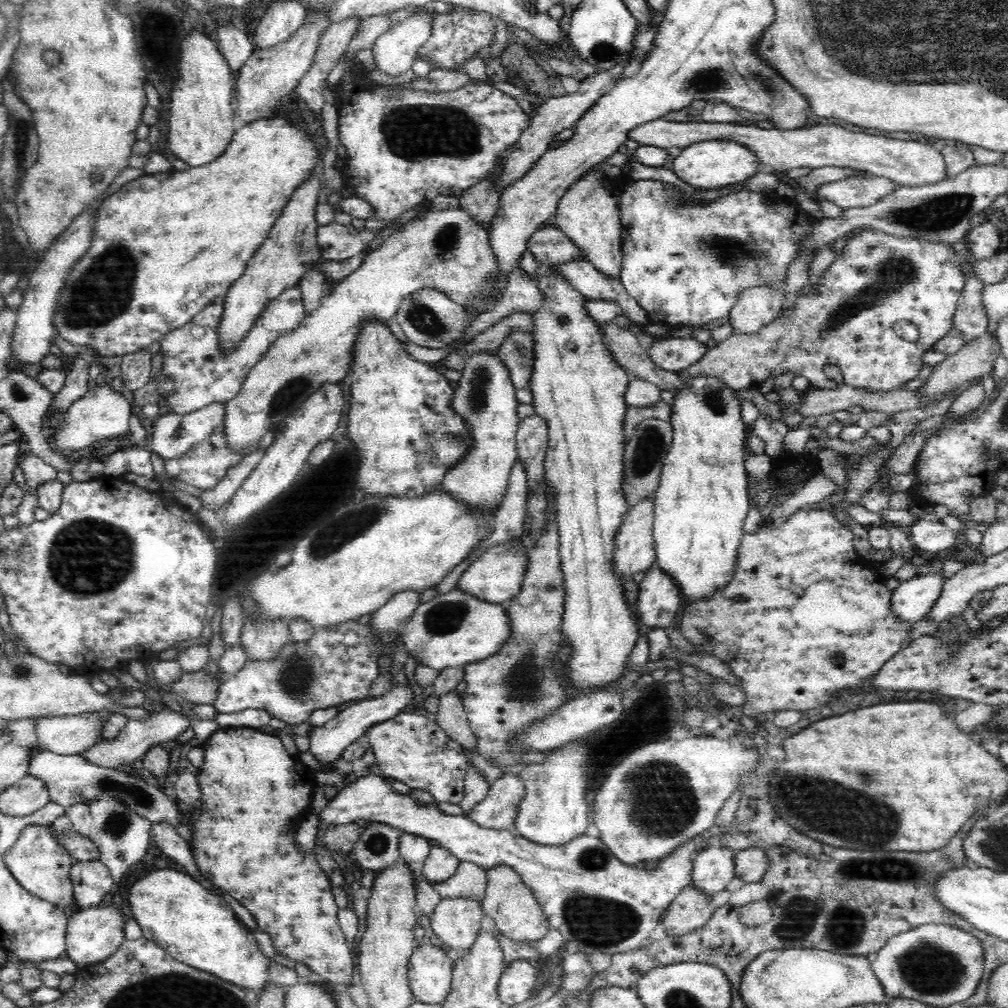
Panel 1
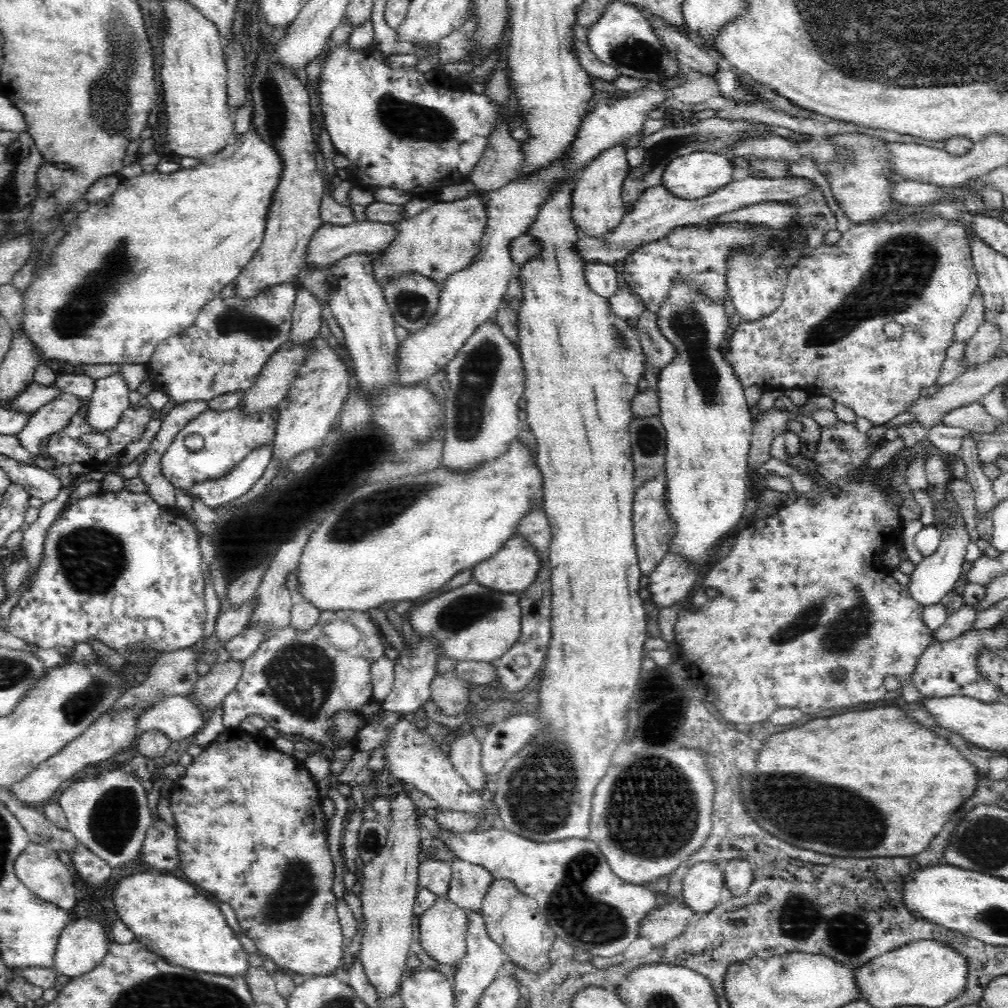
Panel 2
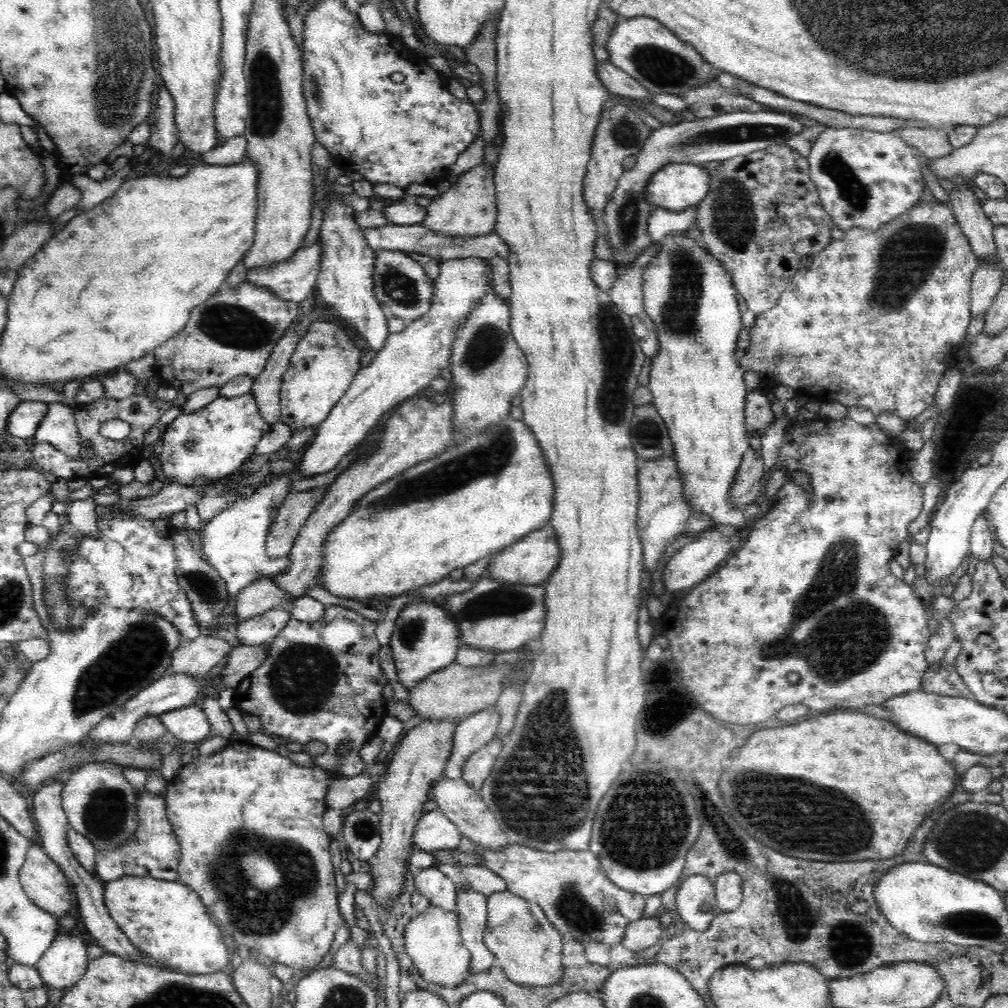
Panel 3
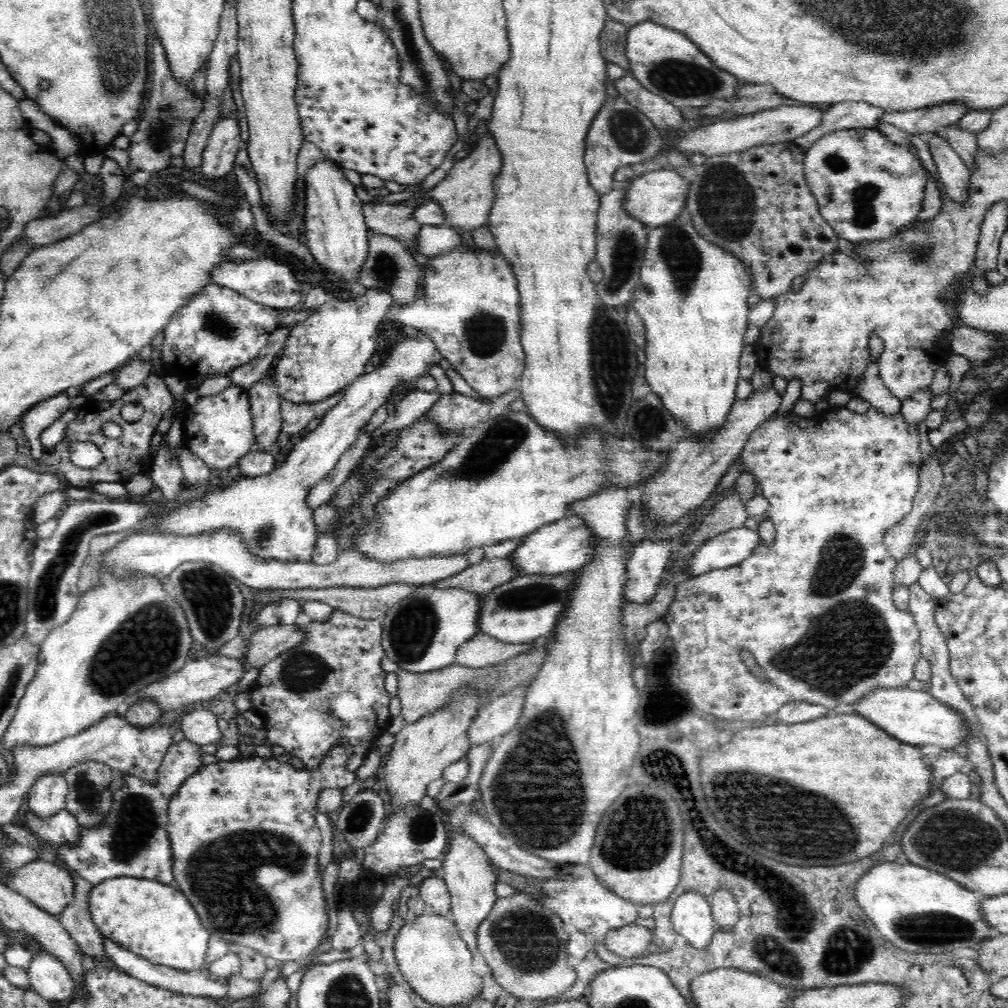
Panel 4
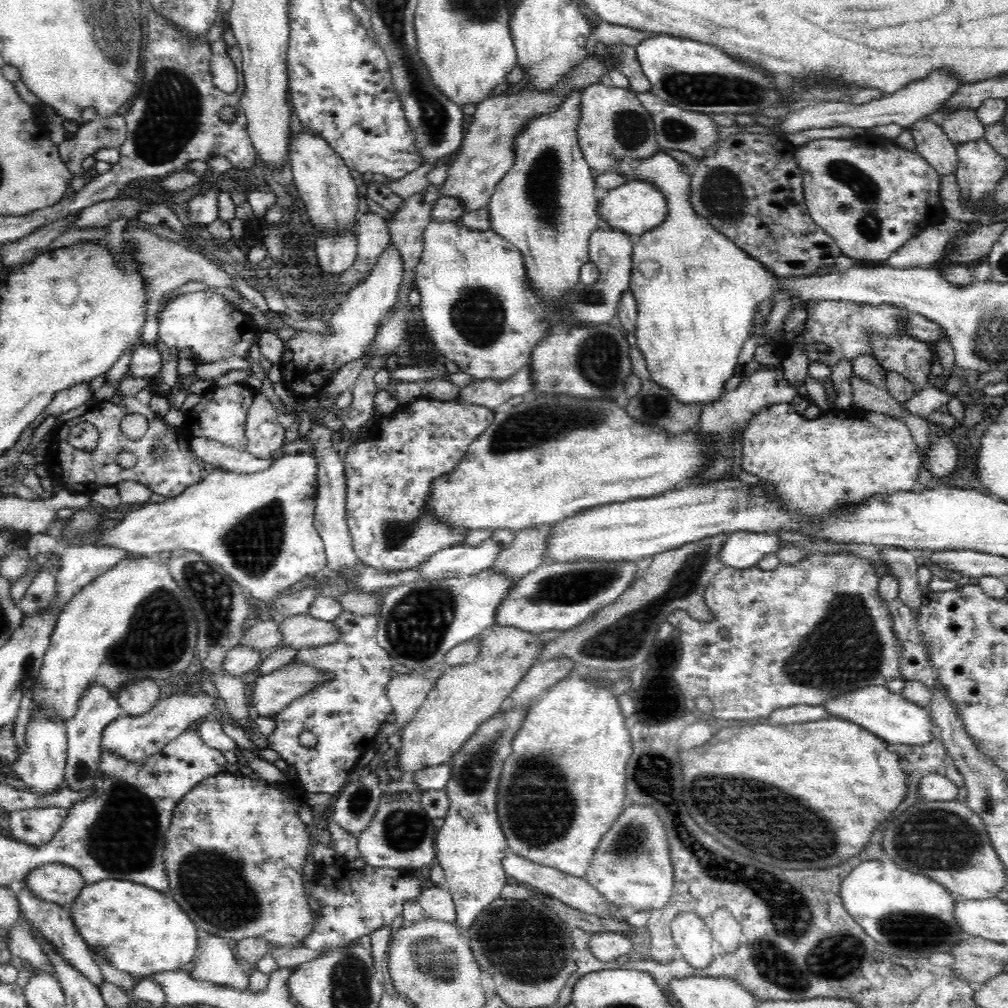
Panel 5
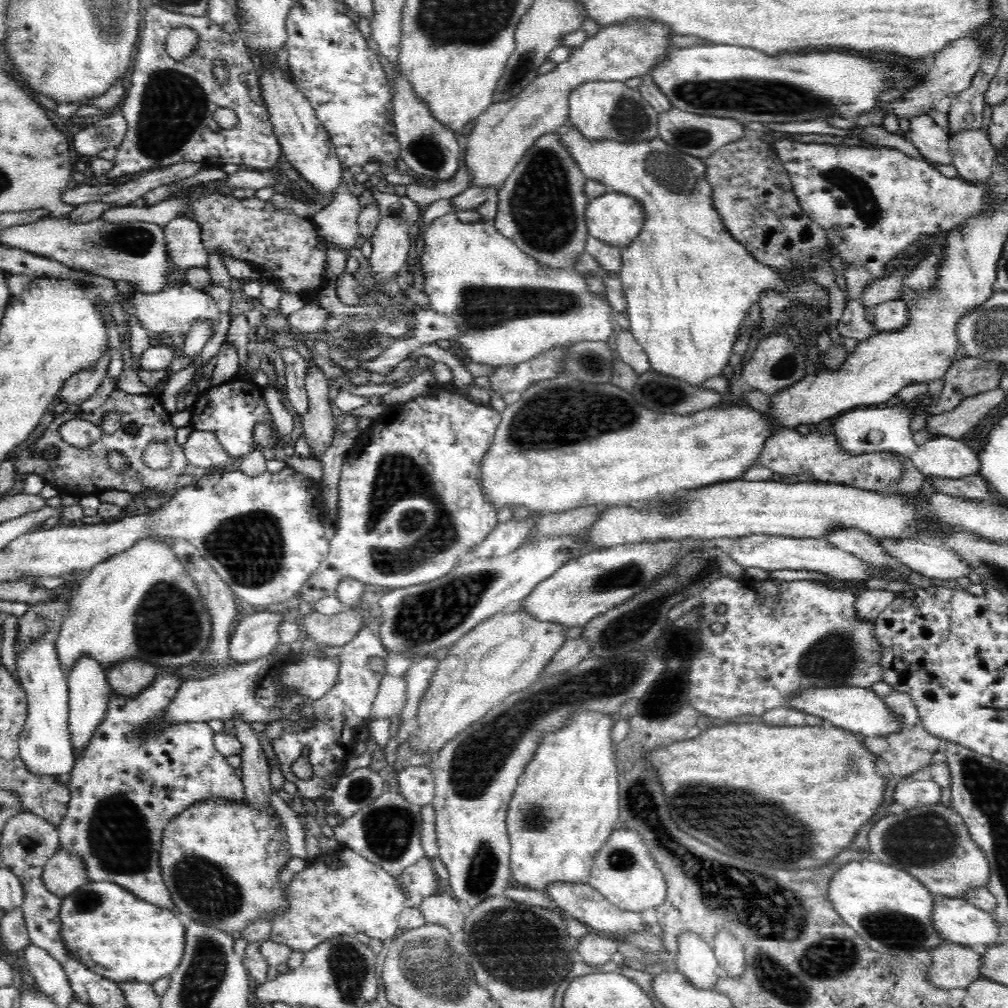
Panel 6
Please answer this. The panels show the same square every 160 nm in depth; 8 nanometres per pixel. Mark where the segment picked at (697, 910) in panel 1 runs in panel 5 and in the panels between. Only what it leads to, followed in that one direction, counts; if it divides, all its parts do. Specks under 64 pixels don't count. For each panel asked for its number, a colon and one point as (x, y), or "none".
2: (667, 920)
3: (645, 932)
4: (630, 941)
5: (607, 946)

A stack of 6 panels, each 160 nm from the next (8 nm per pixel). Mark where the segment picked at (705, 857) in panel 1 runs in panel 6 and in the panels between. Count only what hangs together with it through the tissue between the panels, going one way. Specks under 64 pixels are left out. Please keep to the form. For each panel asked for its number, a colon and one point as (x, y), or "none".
2: (702, 883)
3: (695, 902)
4: (691, 916)
5: (694, 940)
6: (695, 958)

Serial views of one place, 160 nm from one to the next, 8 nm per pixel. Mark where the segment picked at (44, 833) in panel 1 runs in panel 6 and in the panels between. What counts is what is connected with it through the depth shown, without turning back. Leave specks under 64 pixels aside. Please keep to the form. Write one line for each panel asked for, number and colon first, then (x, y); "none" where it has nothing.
2: (39, 868)
3: (43, 882)
4: (49, 886)
5: (57, 883)
6: (64, 872)

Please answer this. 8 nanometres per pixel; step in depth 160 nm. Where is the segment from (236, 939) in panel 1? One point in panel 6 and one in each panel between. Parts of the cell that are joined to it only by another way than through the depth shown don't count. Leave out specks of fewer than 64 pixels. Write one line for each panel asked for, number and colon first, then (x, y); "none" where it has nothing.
2: (170, 917)
3: (165, 920)
4: (153, 921)
5: (140, 931)
6: (112, 933)

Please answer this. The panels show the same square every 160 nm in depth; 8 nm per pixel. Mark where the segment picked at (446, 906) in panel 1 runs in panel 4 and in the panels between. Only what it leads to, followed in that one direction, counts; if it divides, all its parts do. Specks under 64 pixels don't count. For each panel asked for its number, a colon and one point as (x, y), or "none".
2: (443, 927)
3: (433, 941)
4: (434, 960)

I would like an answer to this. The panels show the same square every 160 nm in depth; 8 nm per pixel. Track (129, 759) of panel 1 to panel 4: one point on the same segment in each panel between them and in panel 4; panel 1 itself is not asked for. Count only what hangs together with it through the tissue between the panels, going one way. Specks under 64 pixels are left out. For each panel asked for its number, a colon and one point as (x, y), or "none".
2: (177, 717)
3: (189, 723)
4: (200, 726)

